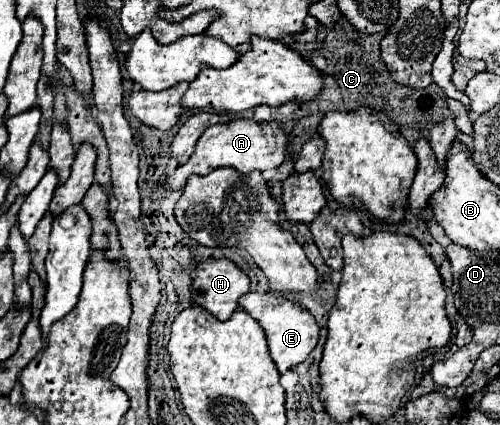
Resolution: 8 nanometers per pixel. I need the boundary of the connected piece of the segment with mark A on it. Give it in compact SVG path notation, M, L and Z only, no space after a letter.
M240 118L226 124L214 124L200 136L192 158L188 158L186 164L180 164L176 172L172 176L166 176L158 186L162 190L180 190L186 184L188 176L192 174L204 176L218 166L230 166L242 174L248 174L252 170L264 172L270 168L278 168L284 160L284 152L286 152L286 136L284 136L284 130L276 122L260 124L254 120Z

